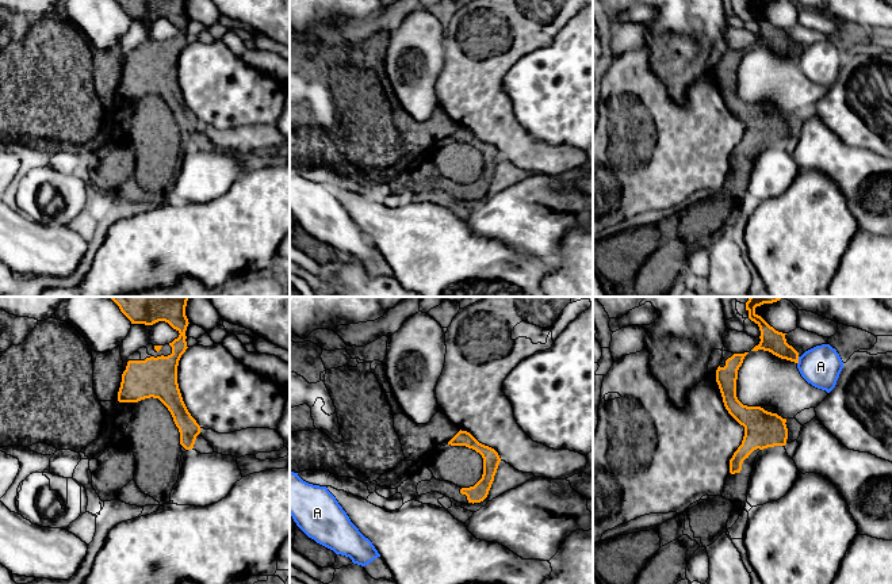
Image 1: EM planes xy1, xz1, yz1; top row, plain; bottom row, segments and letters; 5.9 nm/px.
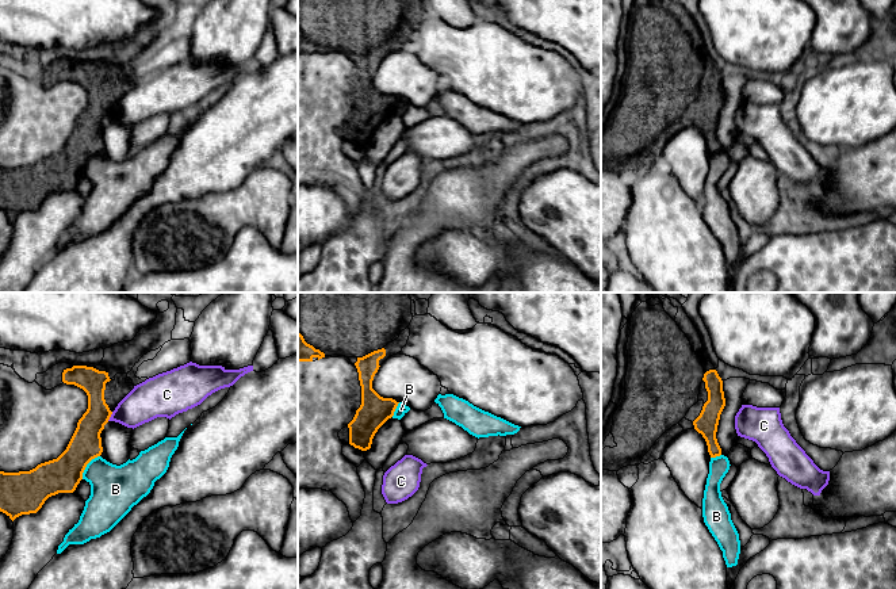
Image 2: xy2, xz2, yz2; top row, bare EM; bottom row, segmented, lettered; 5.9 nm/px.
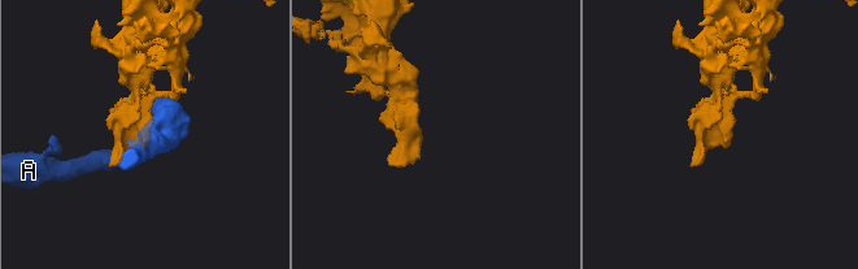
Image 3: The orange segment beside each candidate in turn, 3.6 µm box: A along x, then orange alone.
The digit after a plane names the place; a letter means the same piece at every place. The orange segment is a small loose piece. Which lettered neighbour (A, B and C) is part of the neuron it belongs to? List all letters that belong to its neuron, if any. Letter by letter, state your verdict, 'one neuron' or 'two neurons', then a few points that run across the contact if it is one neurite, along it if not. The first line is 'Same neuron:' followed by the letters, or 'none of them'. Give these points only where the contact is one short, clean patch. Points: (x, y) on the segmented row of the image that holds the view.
Same neuron: none of them
A: two neurons
B: two neurons | xy2 (99, 455), (87, 465), (81, 478)
C: two neurons | xy2 (113, 412), (107, 420)

